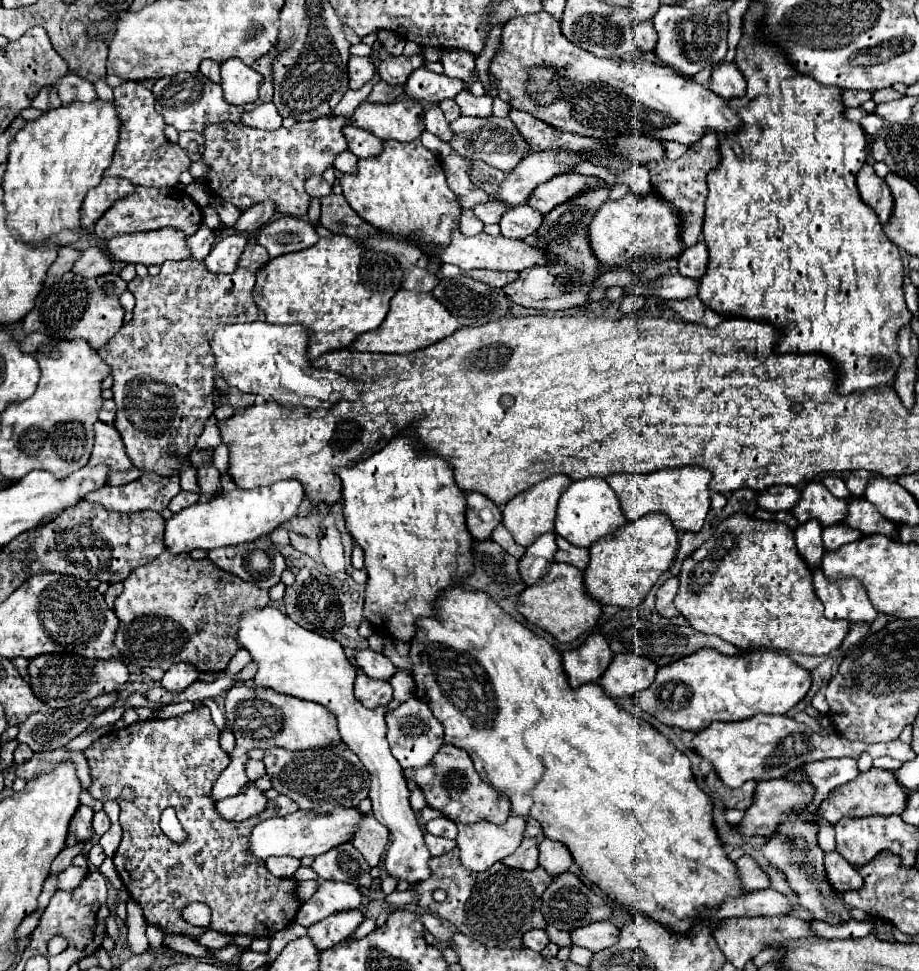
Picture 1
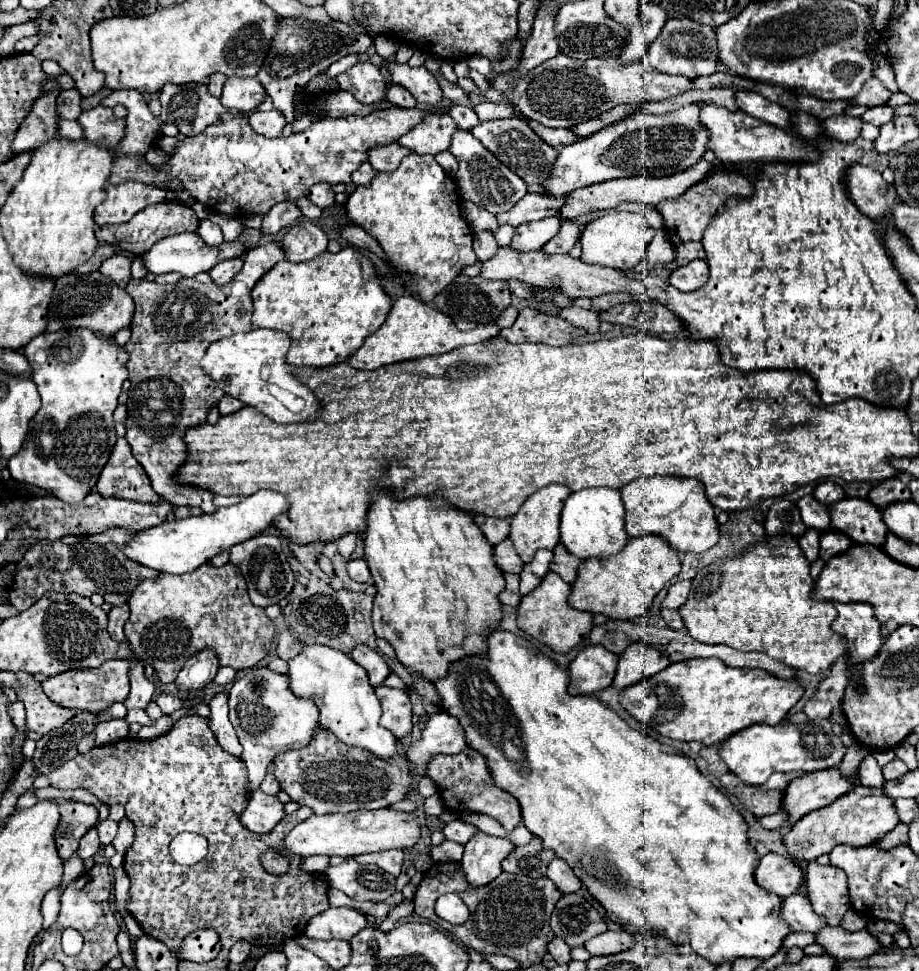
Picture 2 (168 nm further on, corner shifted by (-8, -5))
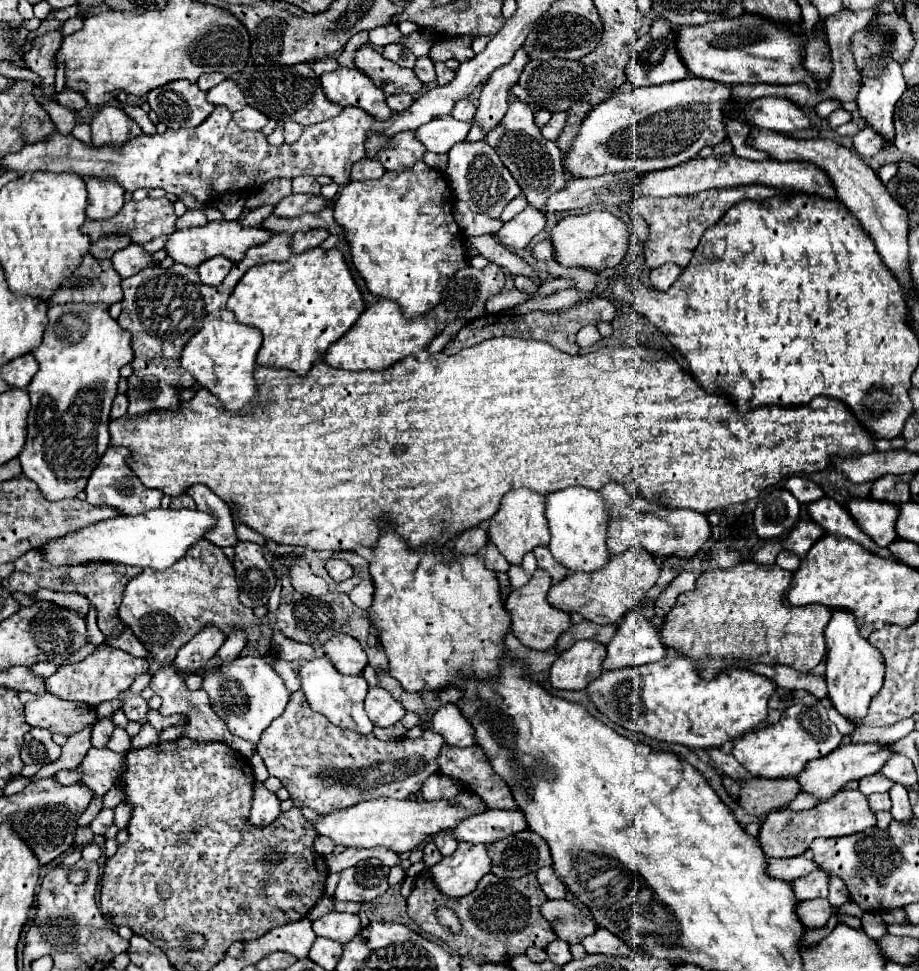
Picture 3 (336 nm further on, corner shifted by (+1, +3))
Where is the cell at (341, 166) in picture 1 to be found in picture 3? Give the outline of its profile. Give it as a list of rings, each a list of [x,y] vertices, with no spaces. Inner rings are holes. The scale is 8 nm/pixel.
[[[362,158],[356,164],[352,164],[352,180],[368,180],[368,178],[380,178],[386,172],[386,168],[378,160]]]

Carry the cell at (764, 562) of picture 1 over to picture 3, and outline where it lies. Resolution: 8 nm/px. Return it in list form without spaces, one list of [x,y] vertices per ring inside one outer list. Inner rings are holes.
[[[750,560],[738,562],[728,570],[708,570],[698,582],[696,590],[680,594],[676,606],[664,618],[660,628],[660,638],[666,648],[690,658],[696,664],[700,678],[712,680],[714,674],[724,672],[726,668],[736,666],[738,662],[754,664],[784,664],[798,672],[810,672],[826,654],[824,628],[830,622],[830,608],[822,604],[812,604],[810,608],[790,608],[784,604],[784,592],[792,580],[792,572],[782,570],[780,566],[760,566]]]

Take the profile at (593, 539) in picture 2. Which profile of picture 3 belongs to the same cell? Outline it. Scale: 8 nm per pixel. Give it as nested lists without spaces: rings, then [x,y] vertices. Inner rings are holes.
[[[572,486],[546,496],[546,522],[552,534],[550,552],[570,572],[594,572],[608,564],[610,554],[604,544],[608,512],[598,490]]]

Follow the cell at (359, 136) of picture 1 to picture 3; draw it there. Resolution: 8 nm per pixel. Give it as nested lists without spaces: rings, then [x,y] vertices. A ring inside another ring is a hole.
[[[412,130],[400,132],[392,136],[392,148],[384,148],[378,152],[378,160],[384,164],[386,170],[404,172],[412,168],[412,164],[422,162],[426,154],[424,144],[416,140],[416,134]]]

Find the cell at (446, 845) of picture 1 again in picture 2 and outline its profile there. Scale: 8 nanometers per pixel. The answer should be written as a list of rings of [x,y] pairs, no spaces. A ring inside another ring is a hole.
[[[443,840],[441,844],[431,846],[429,854],[431,854],[431,858],[433,858],[435,862],[449,862],[449,860],[459,862],[459,860],[461,860],[461,856],[463,856],[463,846],[461,846],[461,844],[457,844],[457,842]]]

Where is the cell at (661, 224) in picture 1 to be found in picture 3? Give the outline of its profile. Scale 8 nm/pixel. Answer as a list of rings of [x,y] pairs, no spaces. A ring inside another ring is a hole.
[[[592,210],[580,216],[568,216],[560,220],[550,232],[554,258],[564,266],[578,266],[588,268],[592,272],[602,272],[606,268],[616,268],[630,244],[628,226],[614,214],[606,210]]]

